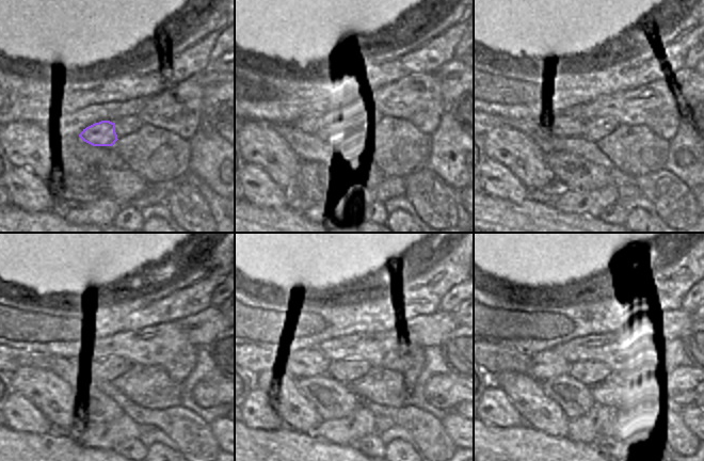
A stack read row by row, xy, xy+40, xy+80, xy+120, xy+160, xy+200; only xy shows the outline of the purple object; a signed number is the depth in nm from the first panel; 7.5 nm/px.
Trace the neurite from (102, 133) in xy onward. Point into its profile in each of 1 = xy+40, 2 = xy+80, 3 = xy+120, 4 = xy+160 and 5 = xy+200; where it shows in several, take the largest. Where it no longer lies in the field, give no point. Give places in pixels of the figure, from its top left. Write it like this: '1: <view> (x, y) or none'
1: xy+40 (340, 129)
2: xy+80 (552, 123)
3: xy+120 (77, 365)
4: xy+160 (312, 363)
5: xy+200 (546, 365)

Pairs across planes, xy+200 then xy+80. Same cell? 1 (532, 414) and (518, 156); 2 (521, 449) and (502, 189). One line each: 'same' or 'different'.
1: same
2: different

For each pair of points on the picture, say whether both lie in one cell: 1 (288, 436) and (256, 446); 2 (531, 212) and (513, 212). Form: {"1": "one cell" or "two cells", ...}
{"1": "one cell", "2": "one cell"}

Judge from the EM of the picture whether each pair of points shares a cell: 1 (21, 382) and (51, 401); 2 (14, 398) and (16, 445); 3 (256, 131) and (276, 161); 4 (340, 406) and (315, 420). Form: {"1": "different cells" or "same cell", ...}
{"1": "same cell", "2": "different cells", "3": "same cell", "4": "different cells"}

